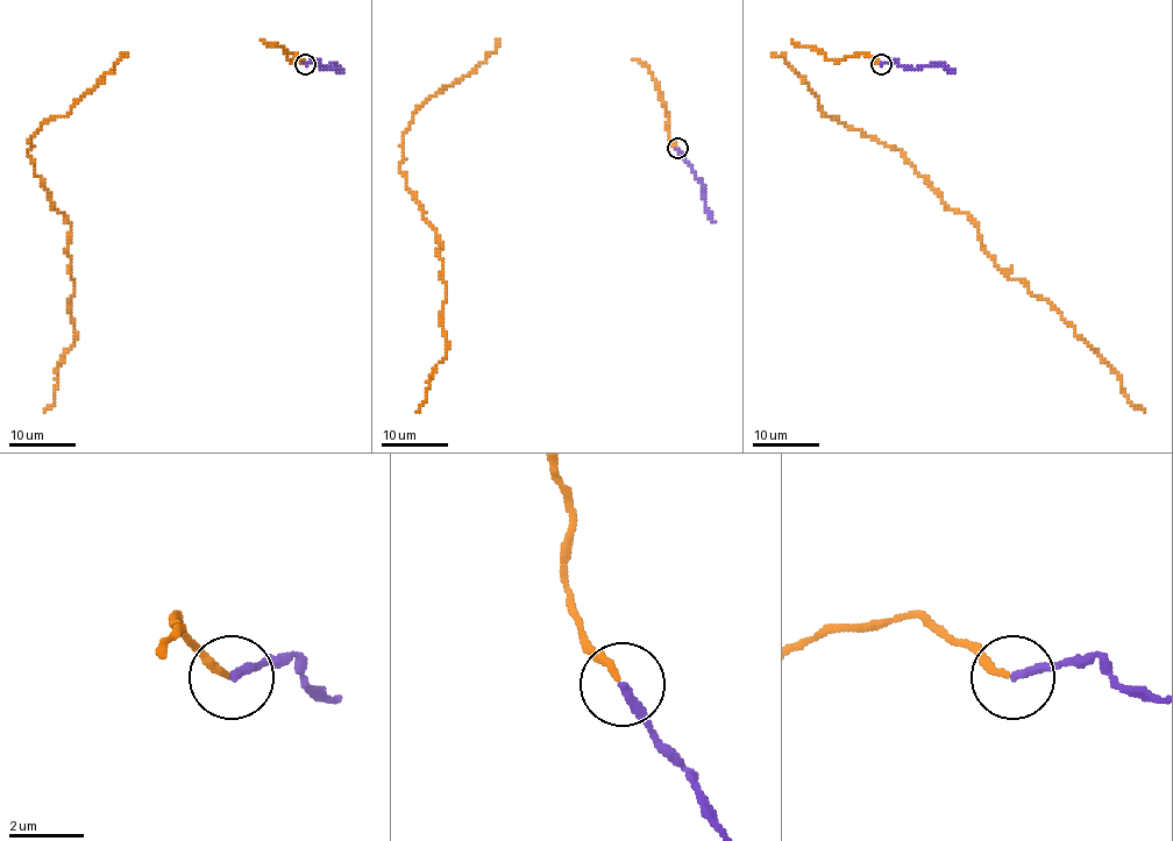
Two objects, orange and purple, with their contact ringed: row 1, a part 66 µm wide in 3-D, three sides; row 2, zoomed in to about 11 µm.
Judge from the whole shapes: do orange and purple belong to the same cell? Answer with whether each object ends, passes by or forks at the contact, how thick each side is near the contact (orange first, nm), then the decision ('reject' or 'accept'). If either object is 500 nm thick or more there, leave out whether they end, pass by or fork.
orange ends | purple ends | 200/220 nm | accept

